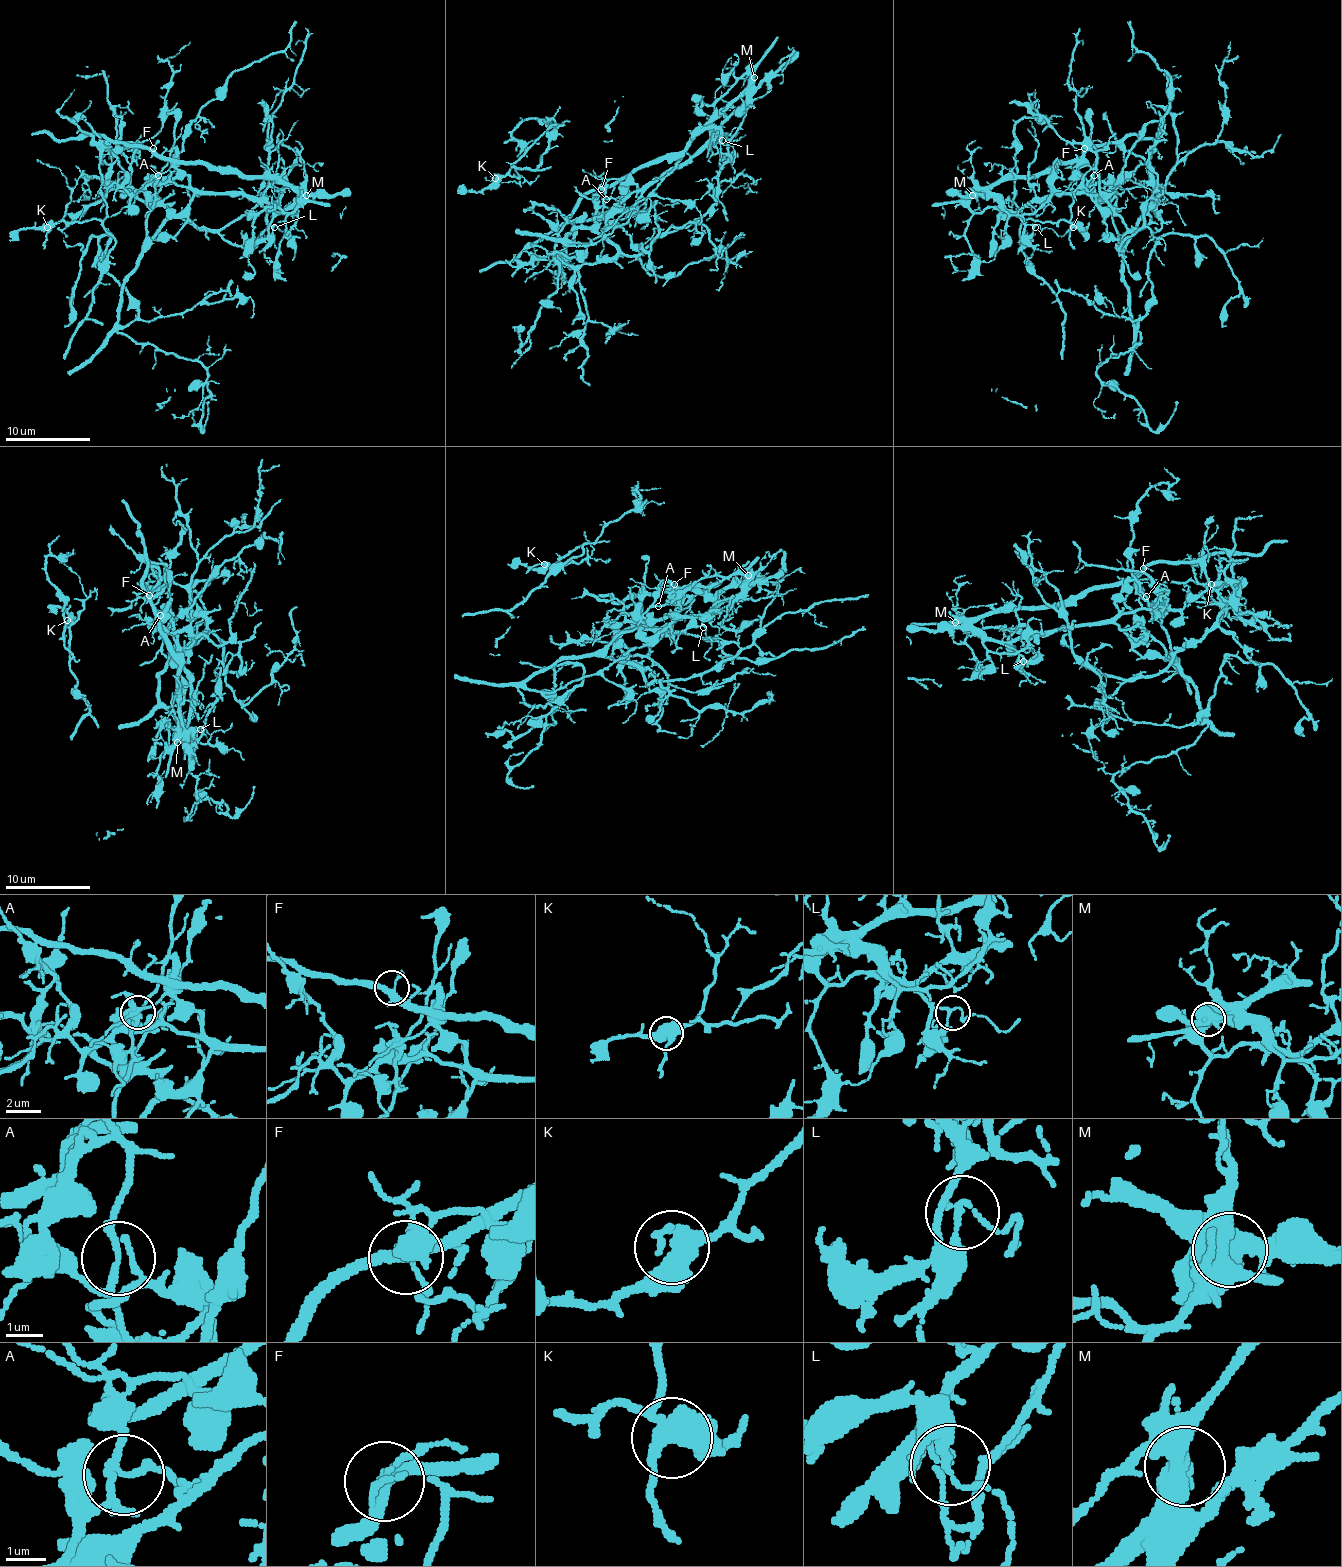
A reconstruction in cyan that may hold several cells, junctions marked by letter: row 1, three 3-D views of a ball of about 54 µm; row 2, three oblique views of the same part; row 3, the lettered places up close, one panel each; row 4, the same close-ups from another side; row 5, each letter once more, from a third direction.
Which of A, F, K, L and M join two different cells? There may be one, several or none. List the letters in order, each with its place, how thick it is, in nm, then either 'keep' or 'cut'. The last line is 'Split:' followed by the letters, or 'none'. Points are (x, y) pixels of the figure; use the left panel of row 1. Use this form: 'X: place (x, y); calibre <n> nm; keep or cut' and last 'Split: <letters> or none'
A: place (158, 175); calibre 130 nm; cut
F: place (153, 148); calibre 280 nm; keep
K: place (47, 227); calibre 400 nm; keep
L: place (274, 227); calibre 130 nm; keep
M: place (306, 195); calibre 550 nm; keep
Split: A

